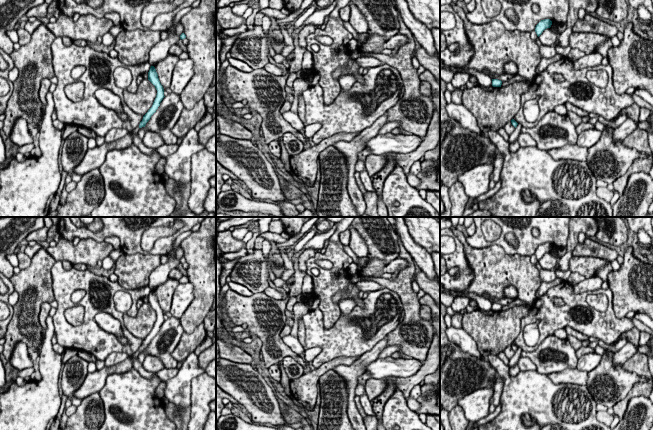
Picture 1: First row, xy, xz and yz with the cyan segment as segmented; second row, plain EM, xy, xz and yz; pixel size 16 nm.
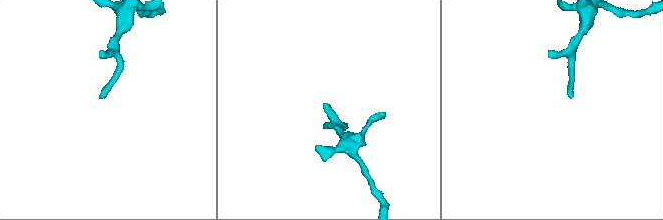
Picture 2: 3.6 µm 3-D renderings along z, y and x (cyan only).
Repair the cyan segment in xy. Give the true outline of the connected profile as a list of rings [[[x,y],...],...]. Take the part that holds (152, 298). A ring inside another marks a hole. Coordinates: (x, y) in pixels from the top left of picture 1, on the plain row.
[[[154,290],[150,291],[150,294],[148,296],[148,304],[155,310],[157,314],[156,322],[153,326],[152,331],[148,334],[148,336],[143,340],[142,345],[140,346],[139,350],[133,354],[132,356],[129,356],[132,358],[133,368],[139,372],[141,376],[143,376],[146,379],[153,379],[155,377],[155,373],[148,372],[143,368],[143,361],[145,359],[146,354],[144,353],[146,347],[150,344],[151,340],[156,336],[158,331],[160,330],[161,325],[163,324],[164,320],[164,313],[161,309],[158,298],[156,296],[156,293]]]

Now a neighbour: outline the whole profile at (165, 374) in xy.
[[[163,368],[156,374],[162,381],[167,381],[177,375],[179,368]]]

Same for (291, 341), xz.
[[[289,334],[284,336],[283,338],[284,343],[290,347],[296,354],[301,355],[304,353],[305,349],[303,345],[299,342],[298,338]]]

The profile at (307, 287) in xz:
[[[306,275],[302,284],[302,295],[304,297],[310,297],[314,290],[313,279],[310,275]]]

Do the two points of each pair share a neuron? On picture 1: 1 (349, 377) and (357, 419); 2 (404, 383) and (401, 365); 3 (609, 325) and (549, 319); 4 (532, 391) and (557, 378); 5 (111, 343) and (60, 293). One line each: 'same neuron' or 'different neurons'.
1: same neuron
2: different neurons
3: same neuron
4: different neurons
5: same neuron

